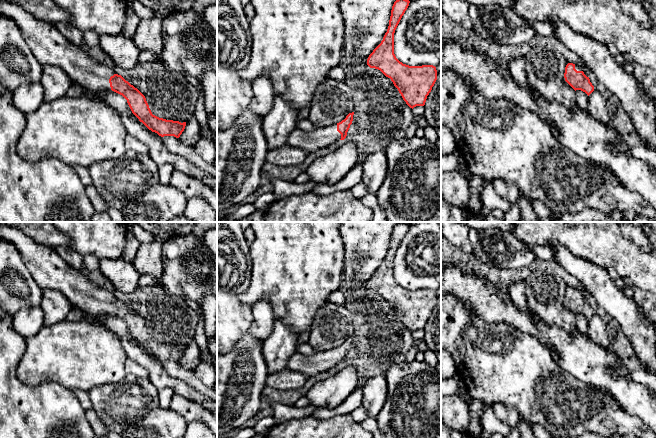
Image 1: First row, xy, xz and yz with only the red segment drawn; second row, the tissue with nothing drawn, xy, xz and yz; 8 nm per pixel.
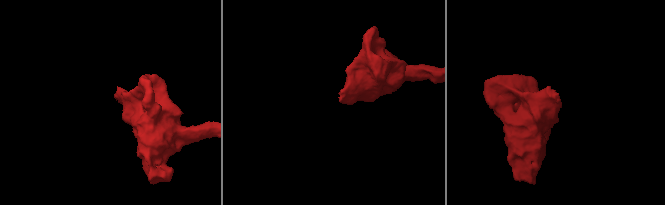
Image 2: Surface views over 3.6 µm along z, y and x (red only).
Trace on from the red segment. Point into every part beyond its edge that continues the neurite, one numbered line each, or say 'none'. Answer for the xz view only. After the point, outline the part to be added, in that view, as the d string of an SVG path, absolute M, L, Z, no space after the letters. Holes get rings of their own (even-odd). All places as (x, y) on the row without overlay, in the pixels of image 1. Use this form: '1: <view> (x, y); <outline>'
1: xz (314, 364); M332 348L324 352L316 352L309 356L296 351L289 358L286 368L305 373L311 377L325 372L340 363L341 358L337 355L337 348Z

